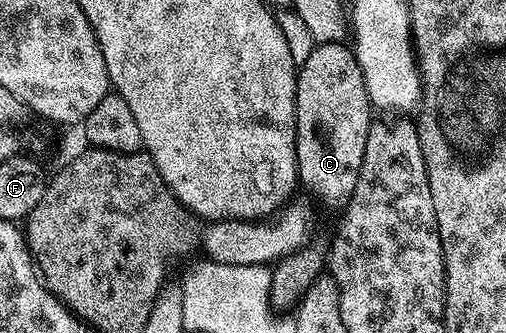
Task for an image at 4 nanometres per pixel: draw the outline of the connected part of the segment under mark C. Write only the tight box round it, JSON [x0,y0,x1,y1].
[297,42,371,209]

